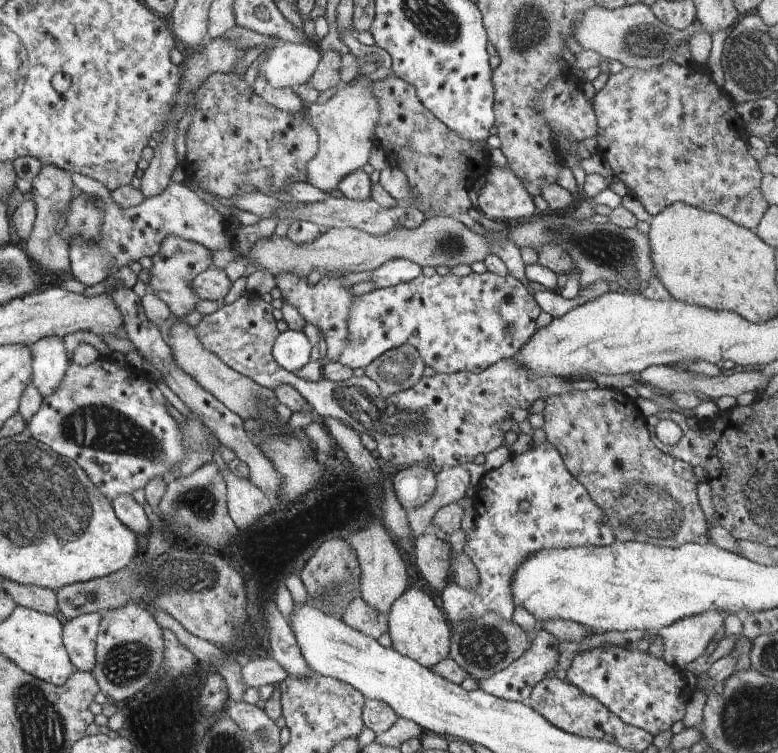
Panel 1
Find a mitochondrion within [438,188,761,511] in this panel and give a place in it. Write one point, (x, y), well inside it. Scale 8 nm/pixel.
(615, 252)

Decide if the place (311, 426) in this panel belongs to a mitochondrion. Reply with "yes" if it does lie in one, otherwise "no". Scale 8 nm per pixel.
no

